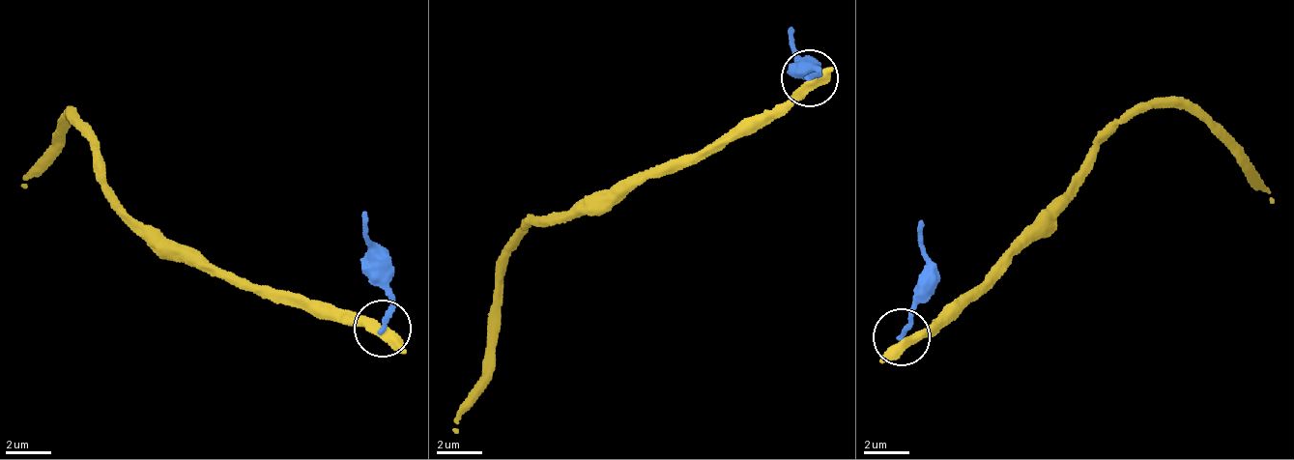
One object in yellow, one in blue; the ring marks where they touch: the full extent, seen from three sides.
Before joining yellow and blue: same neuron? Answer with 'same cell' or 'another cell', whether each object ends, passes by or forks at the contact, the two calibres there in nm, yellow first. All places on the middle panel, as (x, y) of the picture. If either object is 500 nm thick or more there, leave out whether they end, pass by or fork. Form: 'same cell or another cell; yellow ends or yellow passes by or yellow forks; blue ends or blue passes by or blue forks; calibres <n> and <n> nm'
another cell; yellow passes by; blue ends; calibres 400 and 220 nm

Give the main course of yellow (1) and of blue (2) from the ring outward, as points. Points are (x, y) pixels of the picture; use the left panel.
1: (381, 331), (347, 313), (318, 310), (267, 286), (227, 280), (158, 254), (95, 168), (77, 112), (25, 186)
2: (381, 327), (392, 286), (364, 212)

